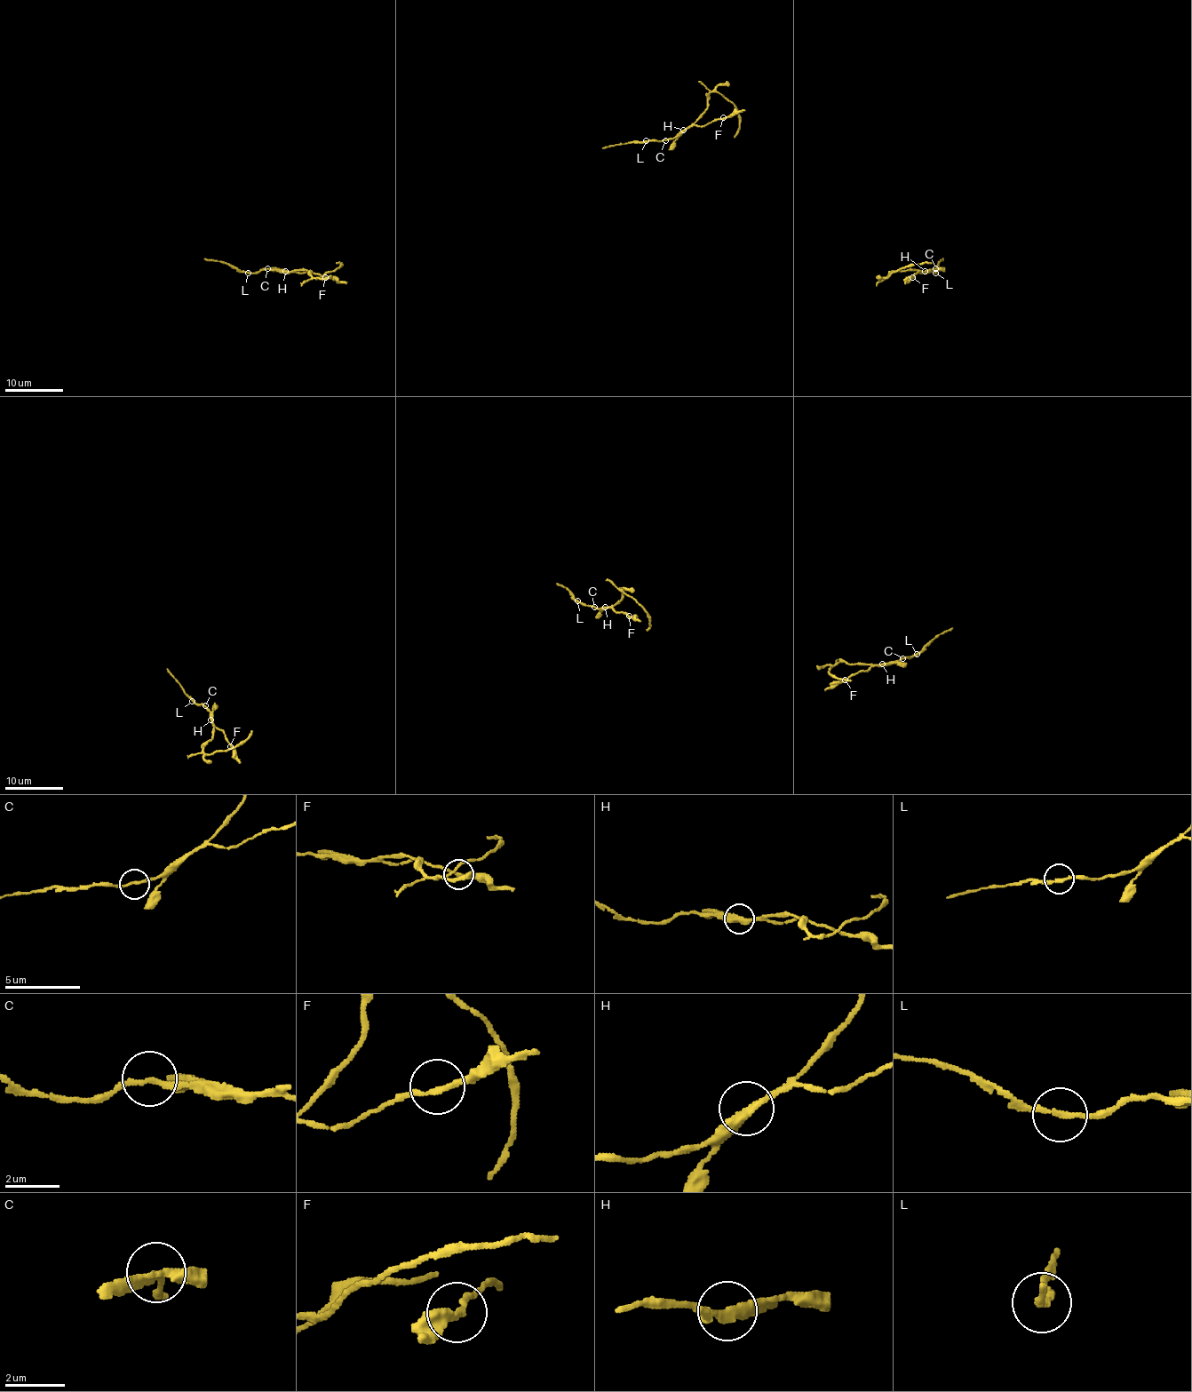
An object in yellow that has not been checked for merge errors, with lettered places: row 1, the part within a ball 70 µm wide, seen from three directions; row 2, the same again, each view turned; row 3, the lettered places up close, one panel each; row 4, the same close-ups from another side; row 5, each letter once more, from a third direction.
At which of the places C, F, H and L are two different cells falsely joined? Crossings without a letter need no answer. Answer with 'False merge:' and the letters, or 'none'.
False merge: H

